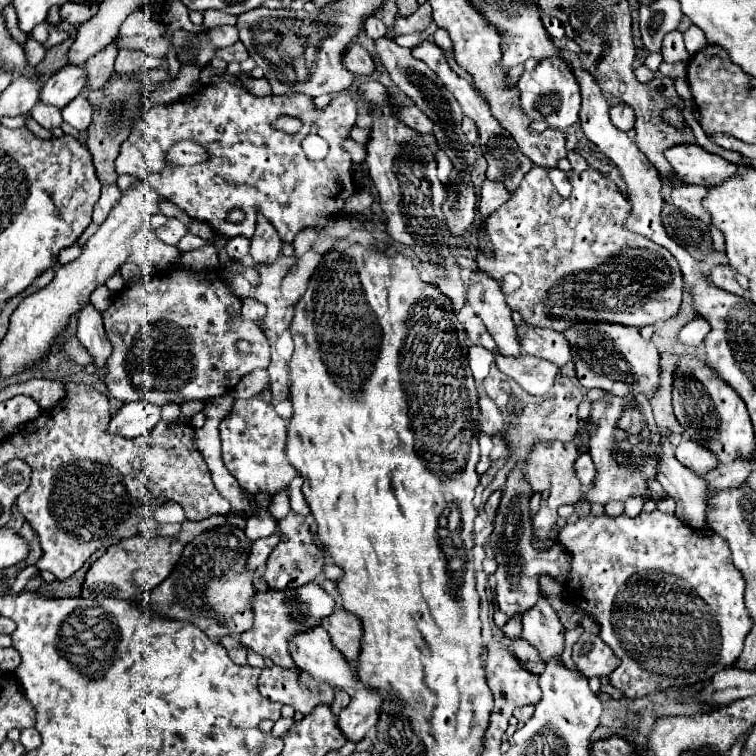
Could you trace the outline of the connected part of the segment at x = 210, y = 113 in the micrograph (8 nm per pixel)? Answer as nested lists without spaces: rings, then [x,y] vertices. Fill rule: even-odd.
[[[221,81],[221,83],[213,83],[211,87],[205,87],[205,91],[195,91],[195,99],[183,99],[183,101],[179,101],[179,103],[154,106],[146,111],[143,119],[133,127],[133,133],[129,135],[129,139],[123,143],[121,153],[119,153],[117,161],[115,161],[115,171],[117,171],[117,175],[133,175],[133,177],[137,177],[137,179],[147,181],[147,183],[149,183],[149,185],[151,185],[151,187],[153,187],[163,199],[175,203],[175,205],[177,205],[179,209],[183,209],[191,219],[197,219],[197,221],[205,221],[205,223],[209,223],[211,229],[213,229],[217,235],[223,235],[223,237],[229,237],[229,239],[231,239],[231,237],[237,237],[237,235],[243,235],[243,237],[251,239],[251,235],[253,235],[253,223],[257,221],[257,215],[263,213],[263,215],[269,219],[269,223],[275,225],[275,229],[277,229],[277,233],[279,233],[279,239],[281,239],[283,243],[293,243],[293,241],[295,241],[295,235],[297,235],[299,231],[303,231],[303,229],[319,229],[319,225],[323,225],[325,219],[329,219],[331,215],[335,215],[335,217],[345,215],[345,201],[357,191],[355,179],[353,179],[353,175],[351,175],[353,161],[351,161],[349,153],[343,149],[343,141],[351,137],[349,133],[351,133],[351,129],[355,127],[355,117],[357,117],[357,105],[355,105],[355,101],[353,101],[347,93],[337,95],[337,97],[333,99],[333,103],[331,103],[325,111],[315,111],[315,109],[311,109],[311,97],[307,97],[307,95],[281,95],[281,97],[277,97],[277,95],[269,95],[269,97],[255,97],[255,95],[251,95],[249,91],[245,91],[245,89],[239,87],[239,85],[233,85],[233,83]],[[281,115],[297,117],[297,119],[303,123],[303,127],[301,127],[295,135],[289,135],[289,133],[285,133],[285,131],[275,129],[273,123],[275,123]],[[311,125],[315,125],[317,131],[319,131],[319,135],[329,143],[329,153],[327,153],[327,157],[321,159],[321,161],[309,161],[307,155],[305,155],[303,149],[301,149],[301,141],[309,135]],[[177,141],[195,141],[195,143],[203,145],[203,147],[207,149],[207,153],[209,153],[209,159],[203,161],[203,163],[199,163],[199,165],[167,165],[167,163],[165,163],[165,153],[167,153],[167,149],[169,149],[173,143],[177,143]],[[233,209],[241,209],[241,211],[245,213],[245,219],[243,219],[241,223],[231,223],[231,221],[227,219],[227,213],[233,211]]]

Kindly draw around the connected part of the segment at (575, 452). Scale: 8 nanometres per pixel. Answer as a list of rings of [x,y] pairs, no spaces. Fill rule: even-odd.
[[[535,441],[533,449],[527,453],[525,457],[525,479],[531,485],[533,491],[541,493],[541,507],[539,513],[535,515],[533,527],[537,529],[539,537],[547,537],[549,529],[555,525],[557,521],[557,509],[561,505],[573,505],[581,495],[581,483],[579,479],[575,479],[575,459],[579,457],[579,447],[575,441]]]

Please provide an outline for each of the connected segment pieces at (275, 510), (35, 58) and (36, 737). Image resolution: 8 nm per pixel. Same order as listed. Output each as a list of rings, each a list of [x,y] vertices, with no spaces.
[[[288,488],[278,491],[268,507],[269,512],[277,521],[283,518],[289,511],[291,511]]]
[[[28,34],[24,47],[29,66],[36,67],[37,64],[43,60],[45,49],[40,43],[37,43],[30,34]]]
[[[33,727],[21,729],[21,743],[23,743],[27,749],[33,749],[35,745],[39,745],[39,743],[41,743],[41,735],[39,735]]]

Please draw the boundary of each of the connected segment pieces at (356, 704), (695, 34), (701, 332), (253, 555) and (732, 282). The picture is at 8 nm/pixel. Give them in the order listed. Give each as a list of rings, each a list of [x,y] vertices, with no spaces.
[[[359,687],[353,695],[351,703],[339,713],[337,727],[341,727],[347,741],[361,741],[369,737],[373,742],[377,740],[377,719],[379,719],[379,703],[383,703],[381,695],[375,689]]]
[[[691,25],[691,27],[683,33],[683,39],[685,39],[685,46],[687,51],[689,51],[689,55],[699,53],[699,51],[707,45],[703,31],[701,31],[699,27],[695,27],[695,25]]]
[[[695,317],[691,323],[687,323],[687,325],[681,329],[679,341],[681,341],[683,345],[687,345],[687,347],[697,347],[697,345],[705,339],[705,335],[707,335],[709,331],[711,331],[709,323],[707,323],[703,317]]]
[[[271,535],[271,537],[265,537],[265,539],[259,539],[259,541],[253,541],[253,547],[249,551],[249,557],[247,557],[247,567],[251,571],[255,571],[257,567],[261,567],[269,553],[273,551],[273,547],[279,543],[279,535]]]
[[[717,265],[717,267],[713,267],[711,281],[715,283],[715,287],[719,287],[723,291],[729,291],[733,295],[743,295],[743,289],[739,287],[739,283],[735,279],[735,273],[733,273],[733,269],[729,265]]]

